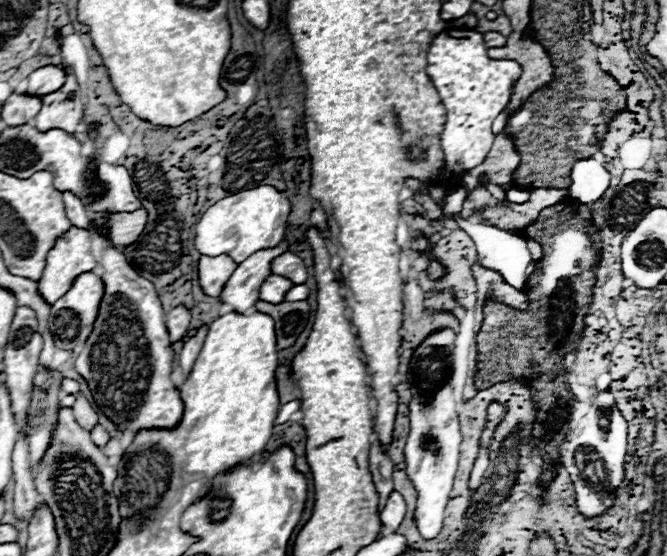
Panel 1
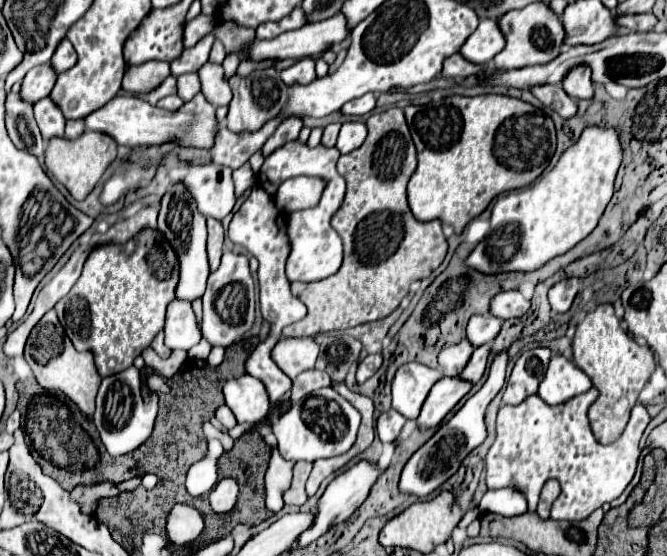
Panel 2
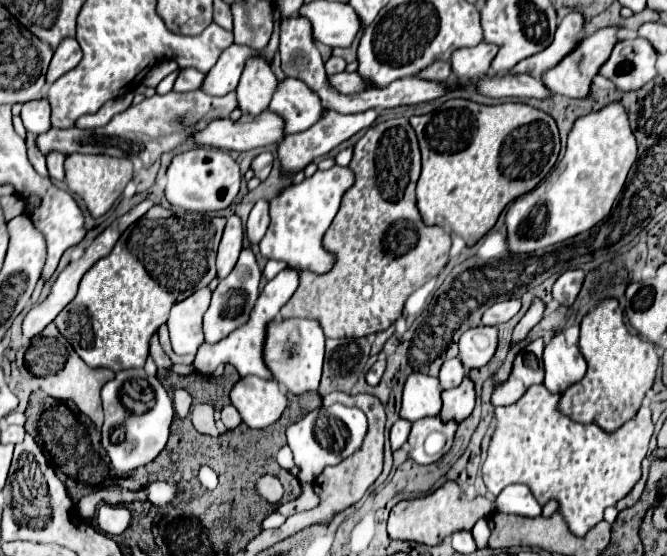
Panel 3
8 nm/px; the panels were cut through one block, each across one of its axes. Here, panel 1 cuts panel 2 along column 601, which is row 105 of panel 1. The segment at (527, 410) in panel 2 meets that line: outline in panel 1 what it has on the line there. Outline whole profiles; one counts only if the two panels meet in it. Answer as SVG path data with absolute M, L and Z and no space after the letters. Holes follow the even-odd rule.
M444 30L434 38L428 50L428 78L438 90L446 108L446 124L440 138L444 170L434 182L442 184L442 174L446 176L446 172L462 178L466 172L486 160L494 144L492 124L508 106L512 88L520 76L522 70L516 62L488 58L484 38L476 30Z

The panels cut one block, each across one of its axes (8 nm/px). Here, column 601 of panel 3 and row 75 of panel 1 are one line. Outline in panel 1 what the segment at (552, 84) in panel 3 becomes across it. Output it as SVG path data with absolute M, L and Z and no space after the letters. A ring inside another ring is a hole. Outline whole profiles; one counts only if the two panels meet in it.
M42 66L38 70L34 70L30 76L28 76L28 88L26 92L28 94L38 94L38 96L44 96L44 94L50 94L50 92L56 92L64 86L66 82L66 70L62 66Z

